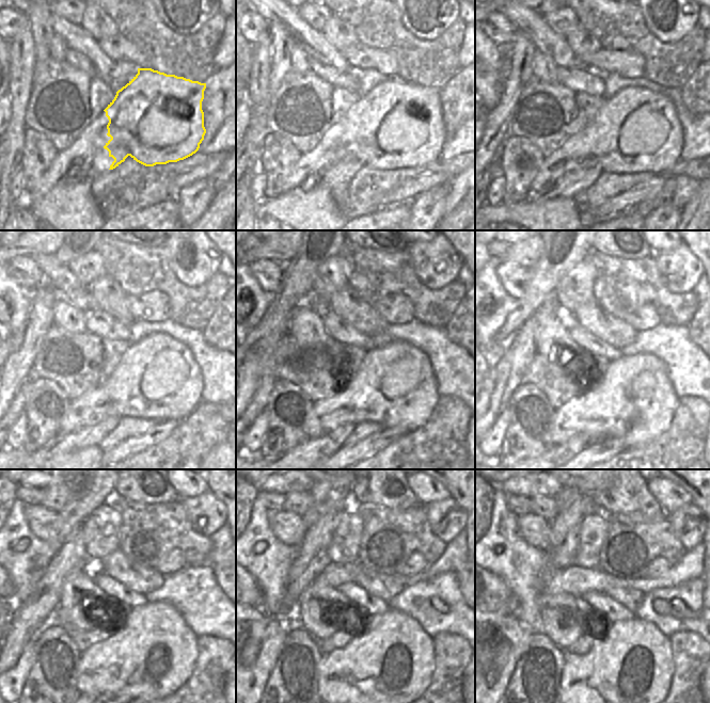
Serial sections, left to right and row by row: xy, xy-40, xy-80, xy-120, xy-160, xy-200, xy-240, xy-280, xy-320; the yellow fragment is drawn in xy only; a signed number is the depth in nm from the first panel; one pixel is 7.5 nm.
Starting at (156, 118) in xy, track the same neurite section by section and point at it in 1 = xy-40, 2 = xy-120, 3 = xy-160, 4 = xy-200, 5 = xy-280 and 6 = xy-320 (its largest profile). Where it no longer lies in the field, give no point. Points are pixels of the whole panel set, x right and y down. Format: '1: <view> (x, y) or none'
1: xy-40 (397, 124)
2: xy-120 (158, 378)
3: xy-160 (399, 376)
4: xy-200 (643, 401)
5: xy-280 (394, 668)
6: xy-320 (631, 674)

